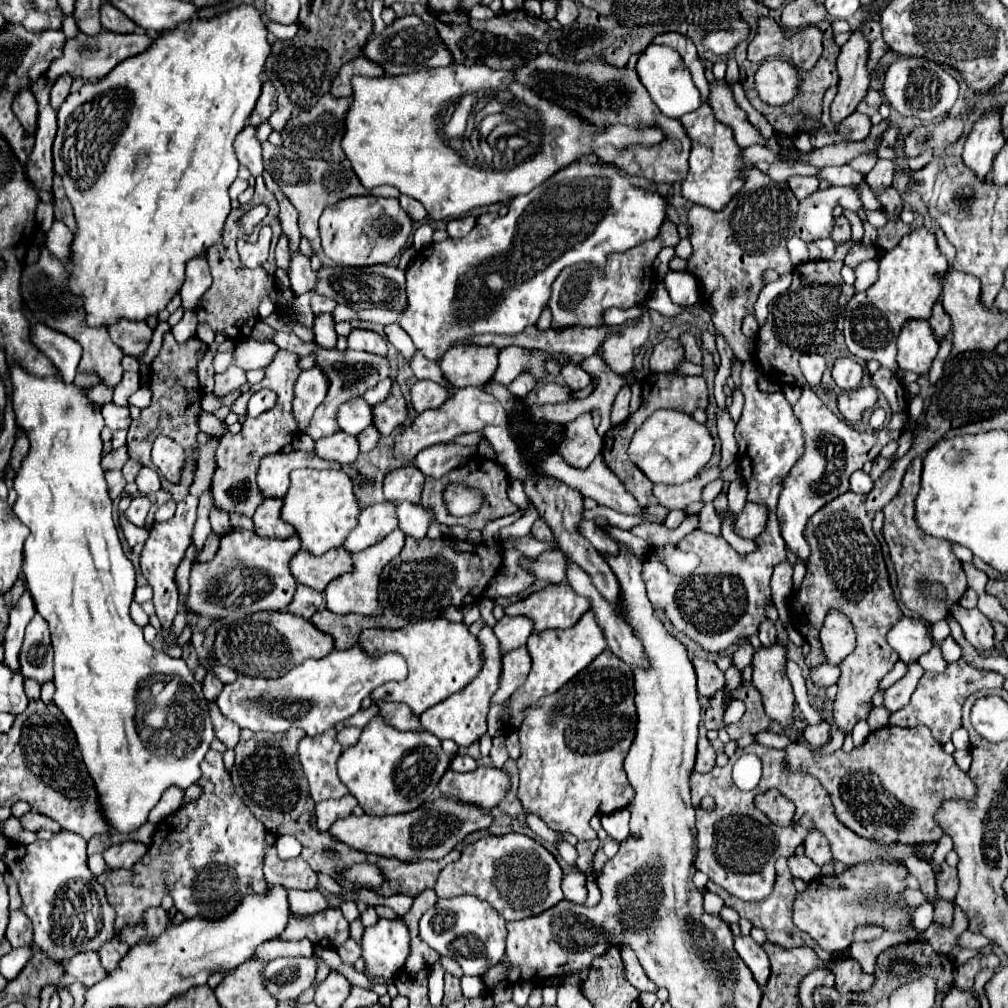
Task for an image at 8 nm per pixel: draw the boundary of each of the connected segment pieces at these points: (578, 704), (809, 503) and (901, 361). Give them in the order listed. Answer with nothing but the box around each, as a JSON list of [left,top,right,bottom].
[[517,650,635,840],[777,368,909,562],[897,320,939,374]]

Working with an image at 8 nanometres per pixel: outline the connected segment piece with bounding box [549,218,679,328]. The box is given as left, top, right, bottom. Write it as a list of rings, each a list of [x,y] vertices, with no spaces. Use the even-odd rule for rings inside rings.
[[[667,218],[653,240],[643,242],[621,254],[609,254],[603,270],[597,270],[589,262],[581,262],[565,268],[551,286],[549,308],[553,312],[553,326],[571,326],[571,324],[581,324],[587,328],[601,326],[601,314],[605,308],[611,306],[631,308],[645,302],[645,298],[651,292],[651,284],[655,282],[655,272],[653,272],[655,256],[661,252],[661,248],[677,246],[677,242],[679,242],[677,228]]]

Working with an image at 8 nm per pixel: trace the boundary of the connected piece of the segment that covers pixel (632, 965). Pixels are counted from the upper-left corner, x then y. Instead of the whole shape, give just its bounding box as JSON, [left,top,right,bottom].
[621,942,657,992]

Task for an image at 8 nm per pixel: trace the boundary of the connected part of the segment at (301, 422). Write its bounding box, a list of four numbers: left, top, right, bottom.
[293,368,327,434]

